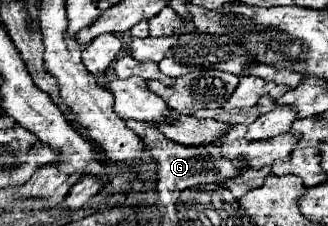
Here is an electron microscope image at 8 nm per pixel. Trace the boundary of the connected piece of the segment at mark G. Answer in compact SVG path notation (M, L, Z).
M126 121L126 125L142 139L142 143L146 145L146 149L154 155L156 163L158 163L158 185L156 191L160 195L160 199L164 201L164 205L174 205L176 197L180 191L190 189L190 187L204 187L204 185L220 185L226 179L238 177L246 167L242 165L234 165L230 159L222 157L220 151L216 151L214 147L202 149L202 147L186 147L186 145L178 145L172 141L166 141L166 137L160 135L160 131L156 129L156 125L146 123L146 121Z

